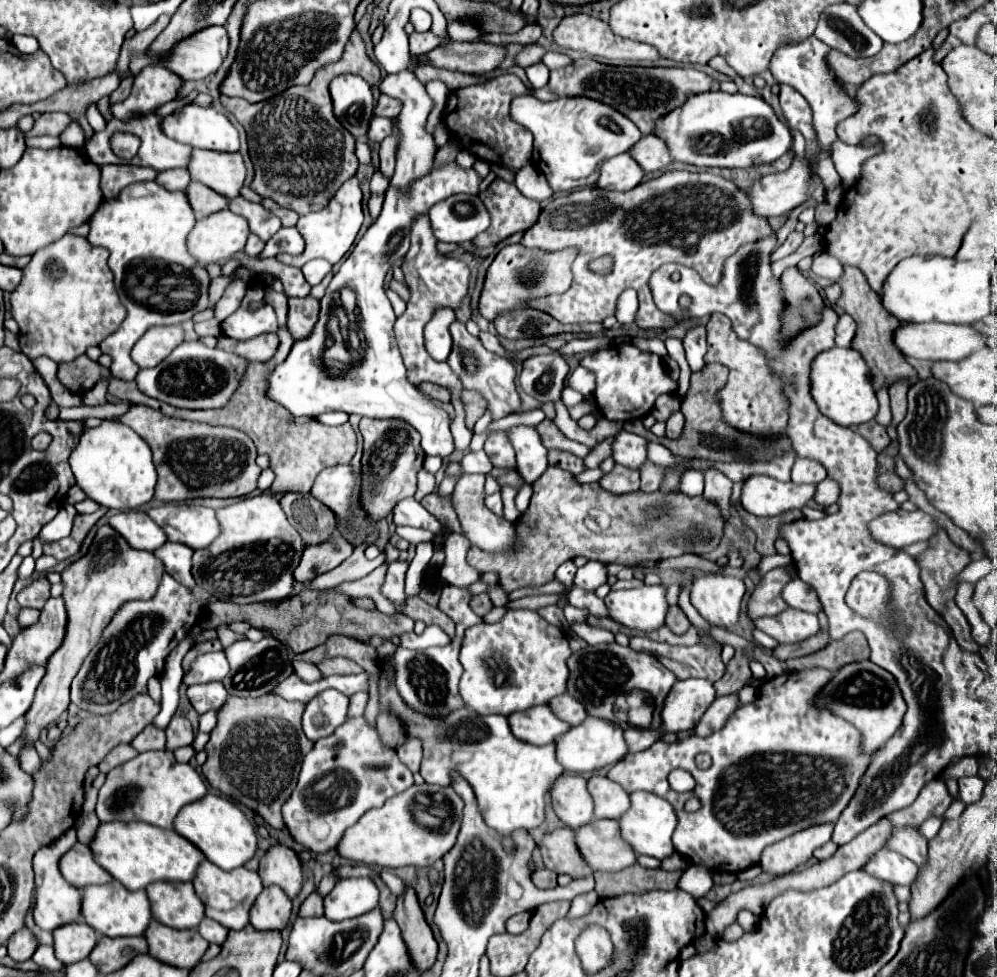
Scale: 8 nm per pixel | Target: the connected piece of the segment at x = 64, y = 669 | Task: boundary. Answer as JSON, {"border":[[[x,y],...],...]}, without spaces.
{"border":[[[102,525],[94,537],[94,543],[90,545],[90,551],[62,573],[62,583],[66,585],[62,597],[68,609],[66,639],[64,645],[48,659],[46,675],[42,677],[36,689],[32,707],[24,715],[26,727],[20,735],[24,739],[22,749],[34,747],[34,743],[40,739],[40,733],[54,725],[60,719],[60,715],[68,709],[70,683],[76,677],[84,657],[92,651],[100,633],[104,631],[112,615],[118,611],[118,607],[132,599],[150,599],[160,585],[162,573],[164,565],[154,553],[130,547],[126,539],[120,533],[116,533],[116,529],[112,529],[110,525]]]}

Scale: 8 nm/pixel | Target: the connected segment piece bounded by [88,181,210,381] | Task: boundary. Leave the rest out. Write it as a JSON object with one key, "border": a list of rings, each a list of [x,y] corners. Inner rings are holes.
{"border":[[[156,181],[148,183],[132,183],[128,189],[124,189],[116,199],[104,201],[94,217],[90,219],[90,235],[88,241],[98,247],[106,247],[110,251],[108,257],[108,267],[114,273],[114,283],[120,295],[120,303],[128,309],[126,319],[122,325],[110,333],[100,343],[102,353],[108,353],[112,357],[110,371],[118,379],[132,381],[138,373],[138,365],[132,361],[130,351],[134,343],[150,329],[156,325],[176,325],[192,319],[194,313],[204,311],[210,301],[208,301],[208,285],[210,285],[210,275],[204,265],[200,265],[186,249],[186,237],[196,225],[196,217],[192,213],[192,205],[188,205],[188,197],[184,191],[166,191],[160,187]]]}

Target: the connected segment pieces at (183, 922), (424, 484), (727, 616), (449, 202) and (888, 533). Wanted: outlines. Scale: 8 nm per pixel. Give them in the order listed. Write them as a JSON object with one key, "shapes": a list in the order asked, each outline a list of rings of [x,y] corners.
{"shapes":[[[[160,881],[148,885],[152,917],[172,929],[196,929],[204,919],[204,905],[194,893],[192,883]]],[[[422,469],[422,471],[418,473],[418,491],[416,491],[414,497],[420,501],[422,497],[426,497],[428,493],[432,493],[434,489],[436,489],[436,485],[434,485],[434,475],[430,475],[428,471]]],[[[704,575],[694,579],[690,601],[698,613],[716,627],[732,627],[740,619],[744,581],[726,575]]],[[[452,195],[436,203],[430,213],[432,231],[438,241],[466,243],[490,225],[490,213],[478,195]]],[[[898,509],[892,513],[884,513],[882,517],[870,523],[874,539],[892,547],[906,547],[916,541],[930,539],[932,535],[938,533],[938,529],[942,527],[938,525],[936,517],[928,515],[922,509],[916,511]]]]}

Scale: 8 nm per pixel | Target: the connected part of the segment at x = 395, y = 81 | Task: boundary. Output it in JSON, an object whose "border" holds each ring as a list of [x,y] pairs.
{"border":[[[400,71],[396,75],[388,75],[380,83],[380,91],[386,95],[392,95],[402,101],[402,111],[398,115],[398,151],[396,151],[396,173],[390,181],[390,185],[406,187],[410,181],[422,177],[428,173],[428,169],[434,163],[434,155],[438,151],[438,145],[434,137],[426,129],[426,119],[432,109],[432,99],[428,97],[424,85],[418,81],[418,77],[412,71]]]}

